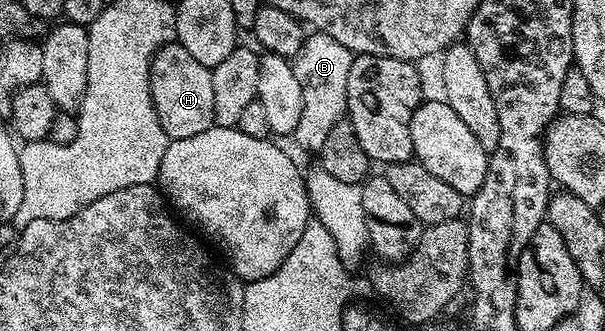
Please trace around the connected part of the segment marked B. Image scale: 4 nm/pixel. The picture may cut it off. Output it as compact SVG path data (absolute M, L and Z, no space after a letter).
M312 33L305 38L304 47L294 60L296 76L302 85L302 121L298 121L294 139L306 150L319 153L330 128L345 118L348 110L346 81L350 81L350 65L353 53L346 45L338 45L334 37L323 33Z

